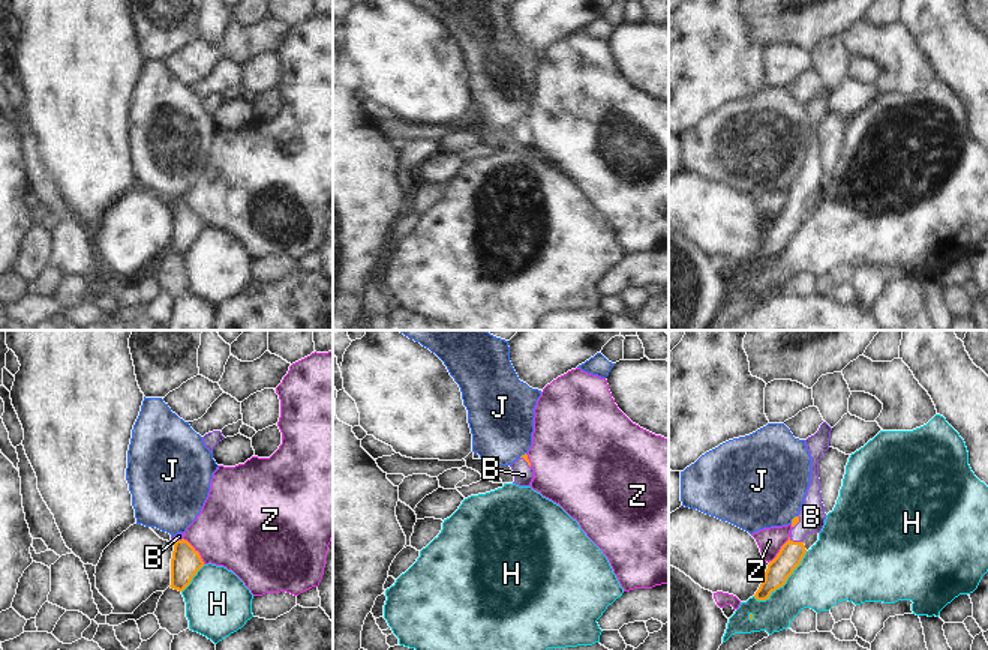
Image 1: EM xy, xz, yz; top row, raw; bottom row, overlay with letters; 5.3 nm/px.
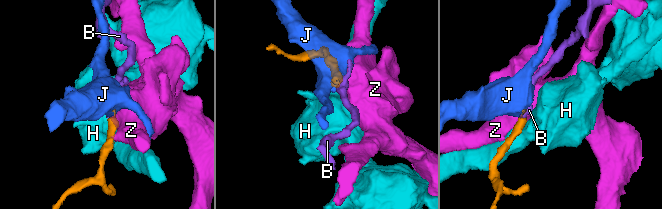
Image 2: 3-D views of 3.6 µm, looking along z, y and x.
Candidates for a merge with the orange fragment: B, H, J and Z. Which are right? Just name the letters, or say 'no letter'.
B

